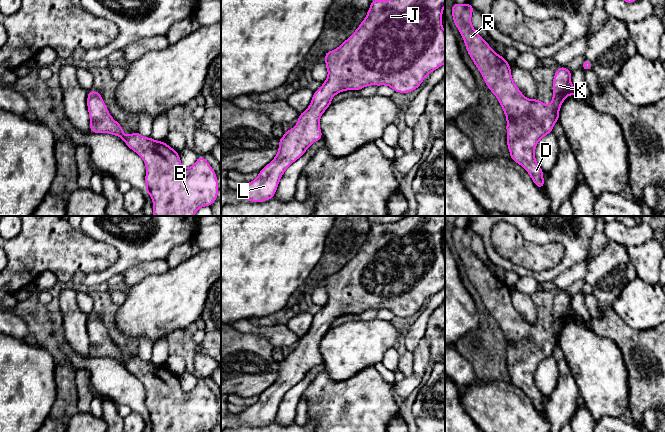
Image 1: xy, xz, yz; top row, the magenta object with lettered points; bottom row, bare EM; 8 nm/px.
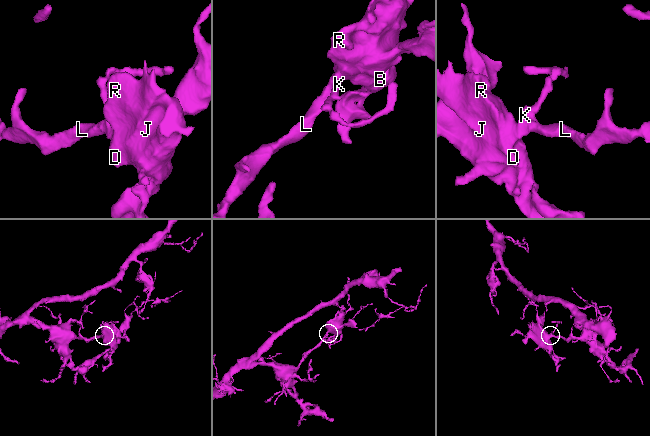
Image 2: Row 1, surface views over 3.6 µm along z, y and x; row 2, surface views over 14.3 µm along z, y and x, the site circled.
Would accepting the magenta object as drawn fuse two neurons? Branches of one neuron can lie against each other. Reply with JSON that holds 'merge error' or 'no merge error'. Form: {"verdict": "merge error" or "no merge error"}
{"verdict": "no merge error"}

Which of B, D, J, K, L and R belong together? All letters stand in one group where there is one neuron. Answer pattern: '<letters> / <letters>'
B D J K L R

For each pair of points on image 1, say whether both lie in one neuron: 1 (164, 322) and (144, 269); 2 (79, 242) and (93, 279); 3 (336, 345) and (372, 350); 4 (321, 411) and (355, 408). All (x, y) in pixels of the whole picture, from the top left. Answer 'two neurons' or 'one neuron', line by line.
1: two neurons
2: two neurons
3: one neuron
4: one neuron

